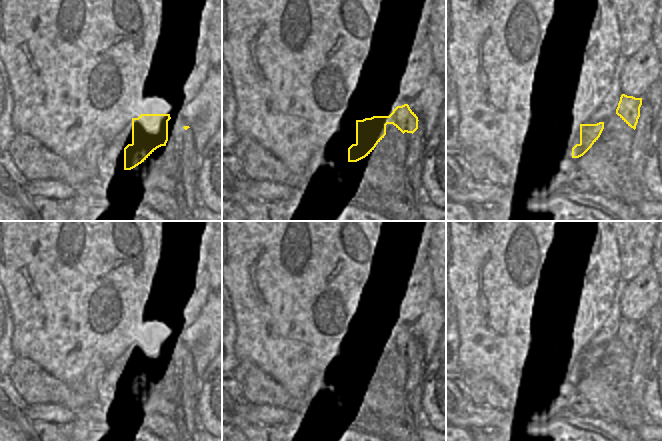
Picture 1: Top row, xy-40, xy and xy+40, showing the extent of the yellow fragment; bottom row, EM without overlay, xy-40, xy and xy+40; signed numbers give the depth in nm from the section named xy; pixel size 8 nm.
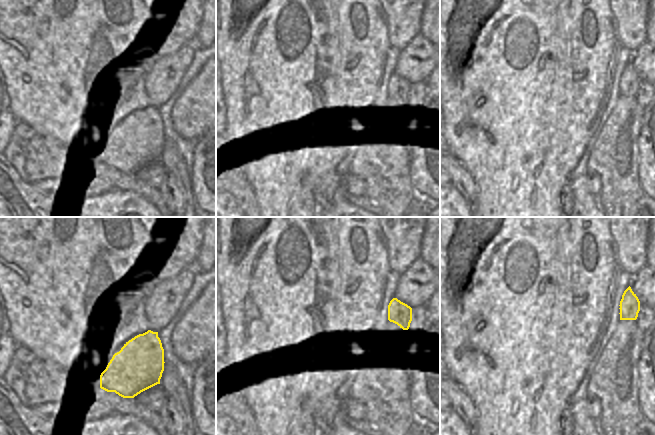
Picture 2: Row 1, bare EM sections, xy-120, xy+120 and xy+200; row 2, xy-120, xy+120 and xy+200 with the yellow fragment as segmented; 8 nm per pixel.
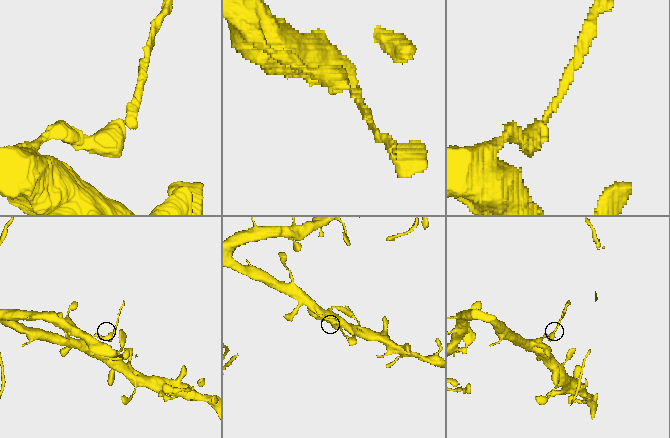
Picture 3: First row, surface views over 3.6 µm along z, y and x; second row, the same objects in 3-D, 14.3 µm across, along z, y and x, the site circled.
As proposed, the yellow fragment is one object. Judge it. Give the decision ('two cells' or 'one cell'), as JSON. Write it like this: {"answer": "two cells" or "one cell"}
{"answer": "two cells"}

